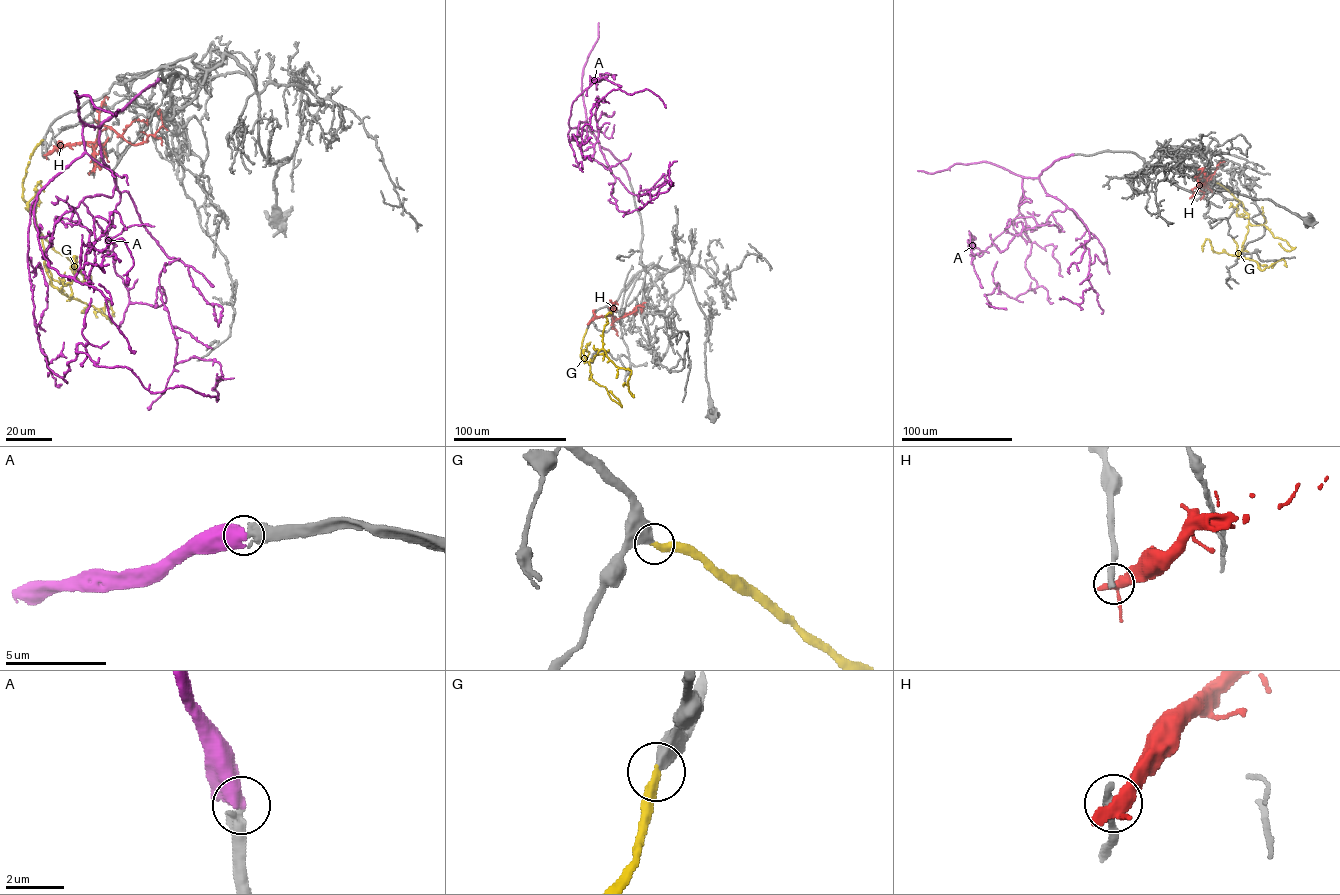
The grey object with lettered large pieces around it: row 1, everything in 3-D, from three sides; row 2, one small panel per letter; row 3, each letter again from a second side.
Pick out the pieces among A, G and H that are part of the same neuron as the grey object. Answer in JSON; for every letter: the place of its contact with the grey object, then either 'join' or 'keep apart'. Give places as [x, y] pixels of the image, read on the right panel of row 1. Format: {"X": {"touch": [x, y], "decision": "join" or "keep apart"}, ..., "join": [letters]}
{"A": {"touch": [1073, 154], "decision": "join"}, "G": {"touch": [1216, 183], "decision": "join"}, "H": {"touch": [1211, 190], "decision": "keep apart"}, "join": ["A", "G"]}

